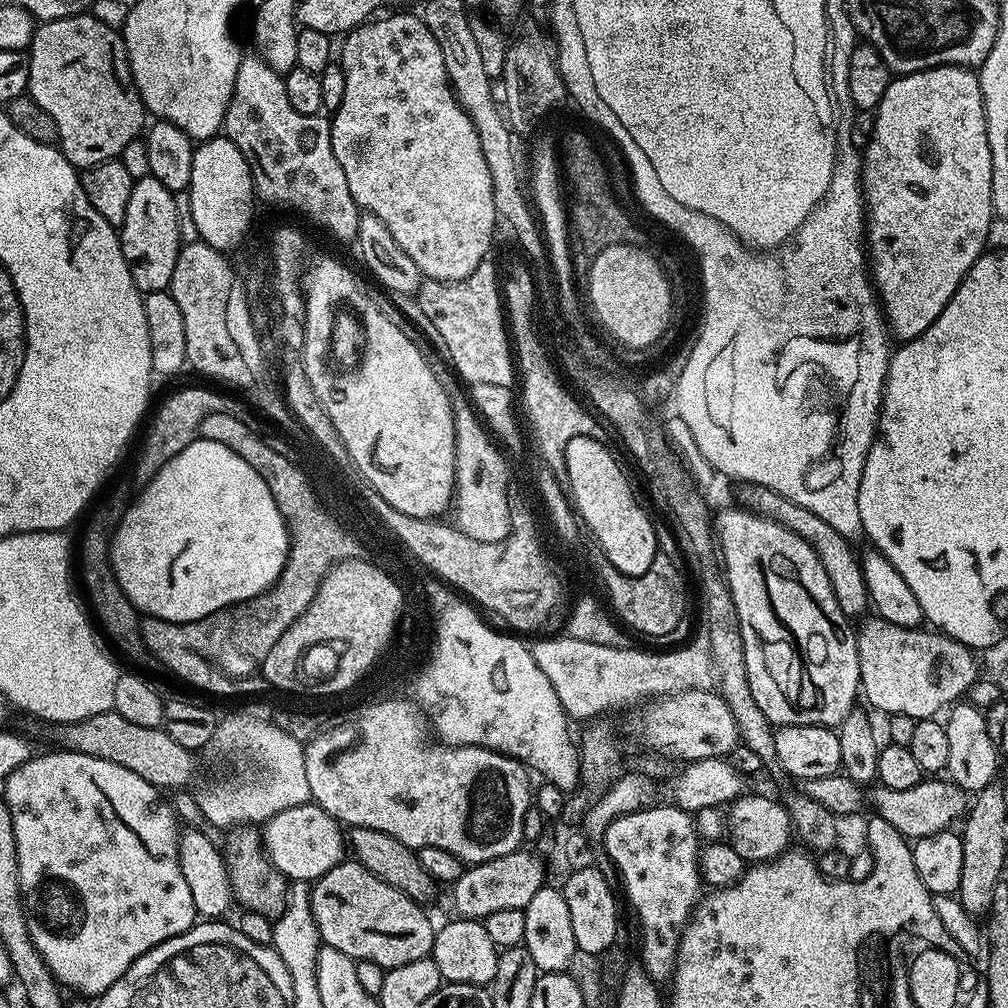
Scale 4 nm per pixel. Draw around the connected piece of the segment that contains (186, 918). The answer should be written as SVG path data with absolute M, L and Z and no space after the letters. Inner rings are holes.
M51 750L45 756L33 755L22 766L18 766L3 781L2 797L8 803L14 824L14 841L17 843L18 882L21 884L21 904L24 907L26 929L34 950L41 956L42 962L52 972L56 982L65 989L73 988L84 996L99 998L106 989L118 982L130 970L130 966L142 954L154 946L166 942L175 936L191 930L197 923L198 913L194 906L194 897L186 878L182 878L182 866L178 866L176 841L178 827L172 818L172 808L163 800L161 789L154 787L146 778L138 778L134 770L118 766L118 762L106 762L102 758L90 758L90 754L78 754L63 750Z

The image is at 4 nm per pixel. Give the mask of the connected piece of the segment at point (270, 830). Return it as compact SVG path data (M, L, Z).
M315 802L294 806L271 816L266 822L263 838L272 864L292 882L315 882L346 859L345 829L339 820L326 814L326 810Z

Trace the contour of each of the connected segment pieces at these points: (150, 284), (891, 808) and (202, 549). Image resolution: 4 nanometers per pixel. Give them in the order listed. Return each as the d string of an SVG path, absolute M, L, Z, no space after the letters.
M149 174L133 183L130 202L126 202L126 218L118 226L118 235L126 266L130 266L130 278L134 278L134 286L138 291L142 294L165 291L171 285L182 241L178 230L176 197L170 190L166 190L166 186L162 186L162 182L158 182L158 178Z
M944 778L921 779L920 784L912 786L910 790L890 790L883 786L869 787L866 800L875 815L886 818L886 822L890 822L890 826L894 826L894 830L898 830L903 836L919 838L938 834L951 829L953 820L957 817L958 820L966 808L965 793L947 779L940 779Z
M197 438L194 442L190 442L190 446L186 446L186 450L174 454L174 458L167 460L141 488L144 489L141 492L139 489L138 495L126 508L124 516L112 532L108 550L108 559L111 561L116 582L121 587L123 596L130 600L138 613L153 620L165 620L175 624L194 622L216 611L230 609L241 600L254 597L277 579L285 564L288 549L284 518L279 514L274 496L262 476L250 466L249 462L240 458L234 450L230 450L230 446L218 441Z

